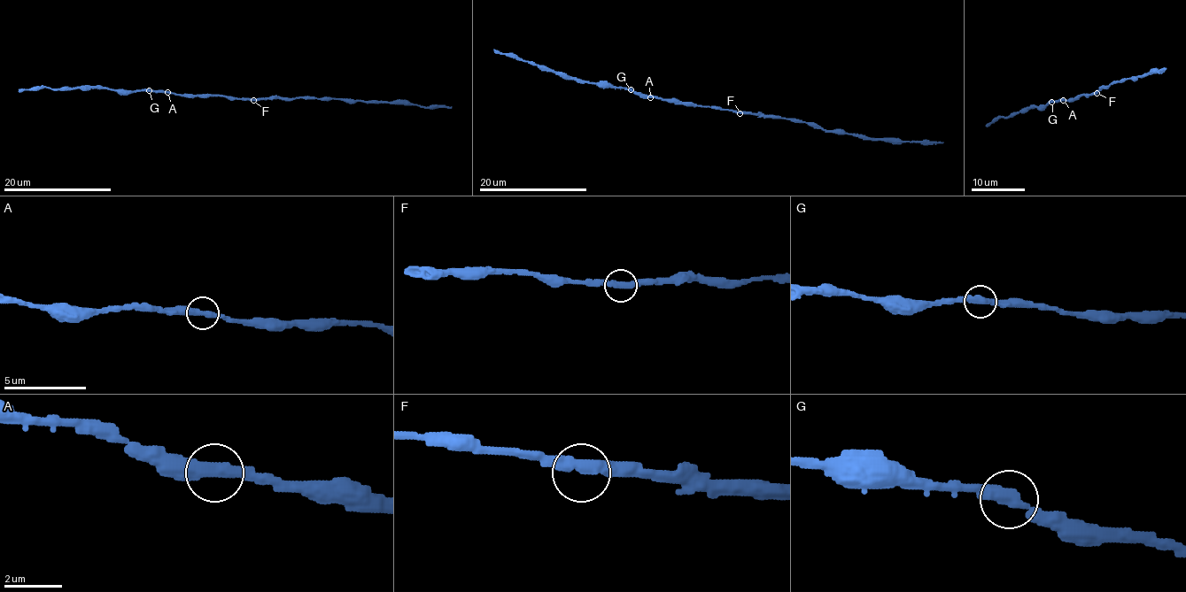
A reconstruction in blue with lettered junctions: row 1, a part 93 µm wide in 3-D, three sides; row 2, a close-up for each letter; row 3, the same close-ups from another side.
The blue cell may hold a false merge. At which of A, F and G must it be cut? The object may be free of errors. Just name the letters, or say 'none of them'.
none of them

